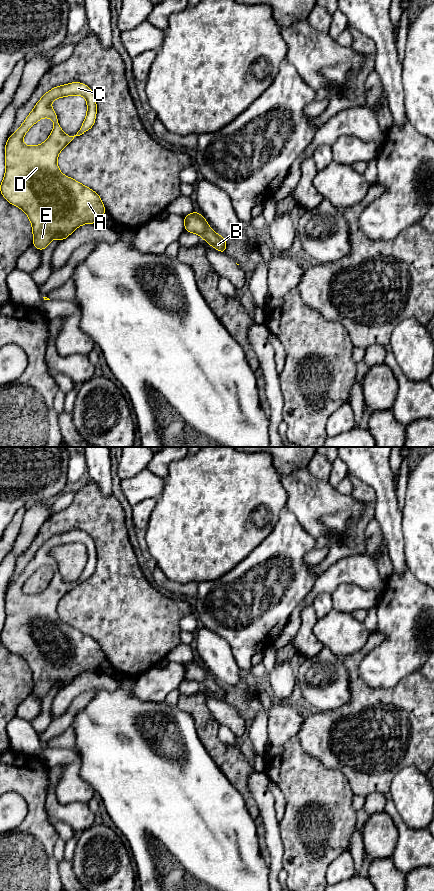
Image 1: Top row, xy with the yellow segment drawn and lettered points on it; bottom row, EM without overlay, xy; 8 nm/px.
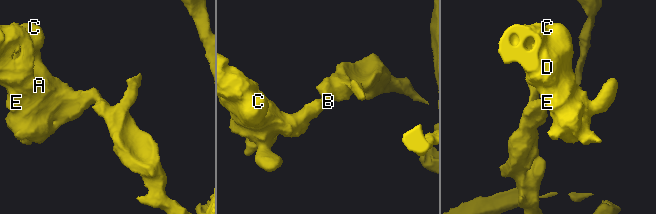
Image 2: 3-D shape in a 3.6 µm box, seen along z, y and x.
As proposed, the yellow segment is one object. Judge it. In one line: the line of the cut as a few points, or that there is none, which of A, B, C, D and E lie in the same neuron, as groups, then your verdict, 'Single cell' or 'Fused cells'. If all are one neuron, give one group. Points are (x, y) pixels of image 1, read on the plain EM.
No split. Groups: A B C D E. Single cell

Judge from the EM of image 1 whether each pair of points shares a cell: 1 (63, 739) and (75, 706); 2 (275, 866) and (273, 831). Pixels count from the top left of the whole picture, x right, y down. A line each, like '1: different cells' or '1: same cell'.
1: different cells
2: same cell

